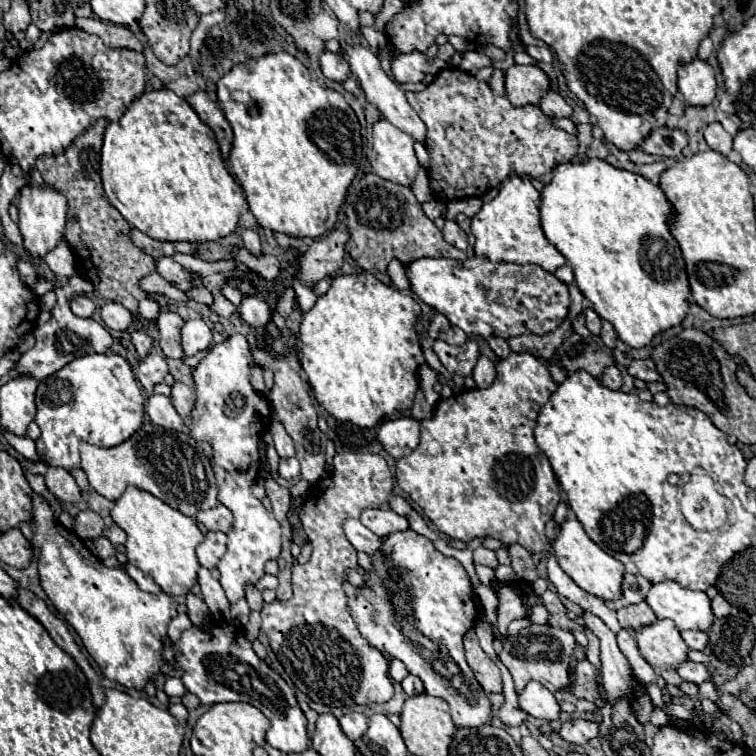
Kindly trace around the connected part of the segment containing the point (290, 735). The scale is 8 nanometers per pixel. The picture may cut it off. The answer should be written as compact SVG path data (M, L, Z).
M216 623L212 633L204 633L196 627L190 627L182 633L178 643L180 657L176 667L184 669L184 685L190 693L198 695L204 705L226 703L226 701L244 701L258 707L272 723L266 733L266 741L282 753L300 753L310 749L310 739L306 733L306 717L298 707L294 691L288 683L274 673L252 649L252 643L246 639L244 631L232 623Z

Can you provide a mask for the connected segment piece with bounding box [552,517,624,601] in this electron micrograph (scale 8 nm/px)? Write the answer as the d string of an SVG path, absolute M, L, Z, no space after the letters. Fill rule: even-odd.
M570 517L562 527L560 533L556 537L556 541L552 543L554 555L562 567L562 571L586 593L596 595L598 599L604 601L614 601L622 597L622 579L624 579L624 565L620 561L616 561L614 557L610 557L606 551L602 551L584 531L584 527L580 525L578 519Z

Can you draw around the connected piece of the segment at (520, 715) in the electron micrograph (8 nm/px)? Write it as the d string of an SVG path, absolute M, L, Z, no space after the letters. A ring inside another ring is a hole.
M502 667L502 679L504 679L504 705L500 707L498 711L498 717L504 725L510 725L510 727L518 727L526 721L528 713L520 709L518 705L518 699L516 699L516 691L514 691L514 683L512 683L512 675L506 671L506 667Z

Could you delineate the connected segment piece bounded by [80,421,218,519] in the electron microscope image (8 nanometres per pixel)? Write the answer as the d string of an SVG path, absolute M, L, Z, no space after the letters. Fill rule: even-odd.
M146 421L128 441L102 449L90 443L80 445L82 469L88 475L96 493L104 495L108 501L120 499L128 485L134 485L140 491L152 493L172 509L188 517L196 517L200 509L212 509L218 505L218 487L214 479L212 465L196 439L188 437L186 433L168 431ZM174 455L176 455L176 491L174 491Z

